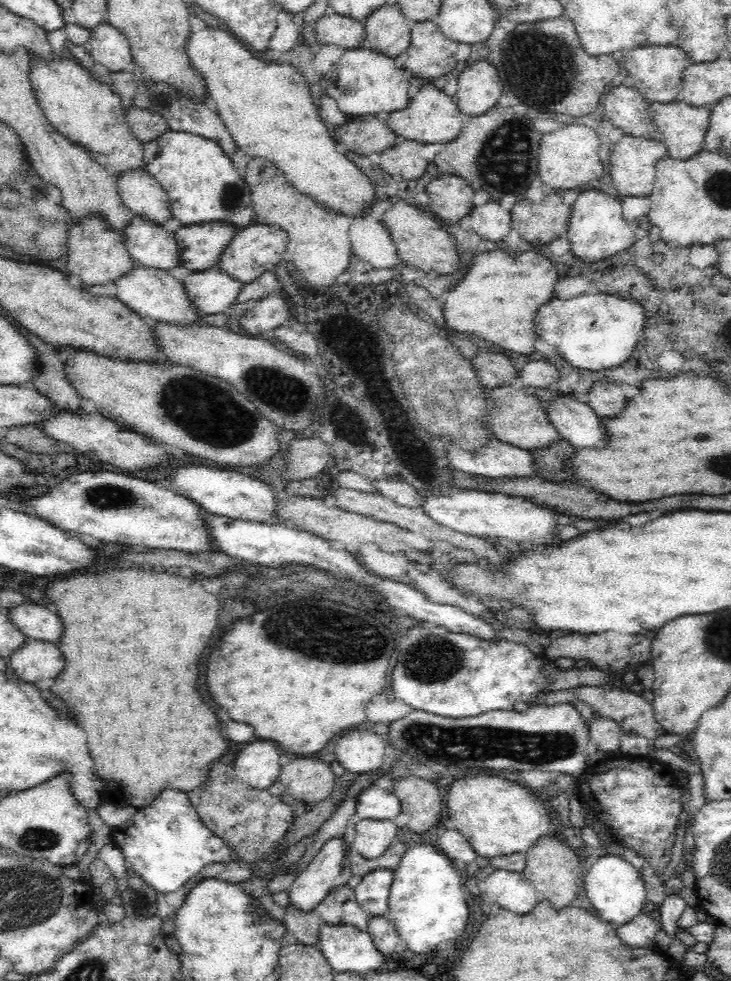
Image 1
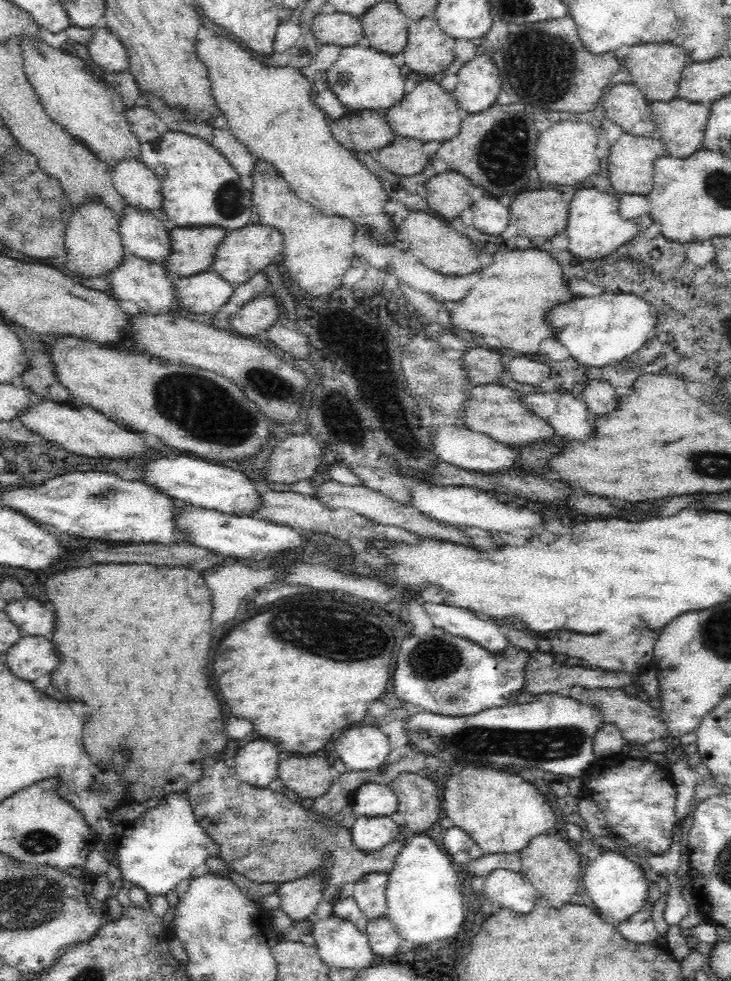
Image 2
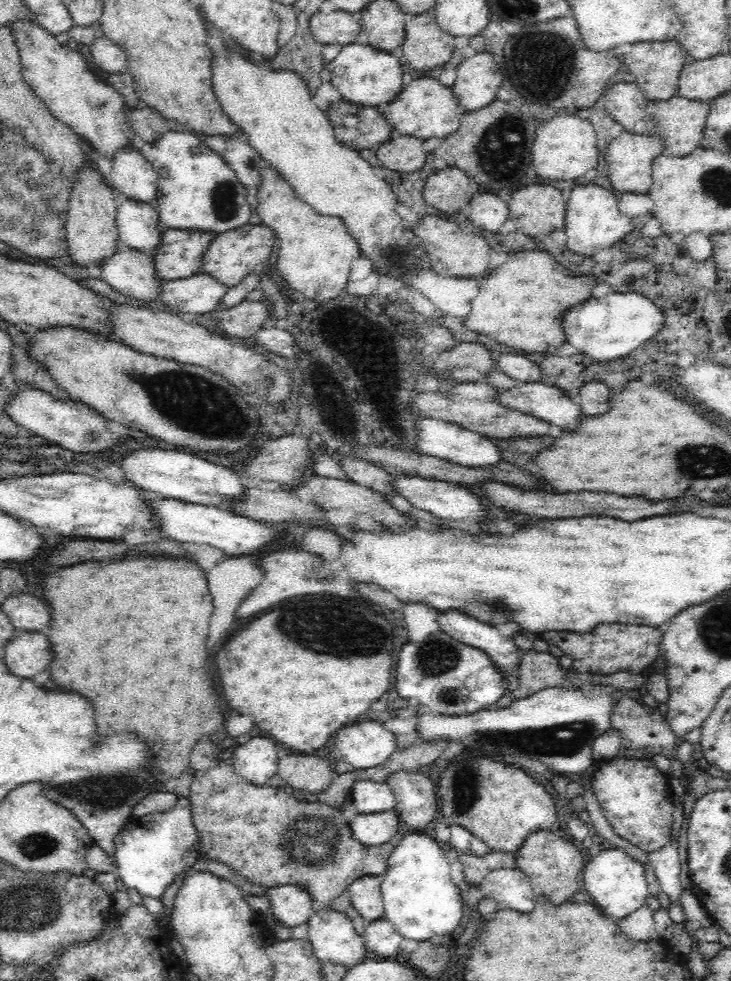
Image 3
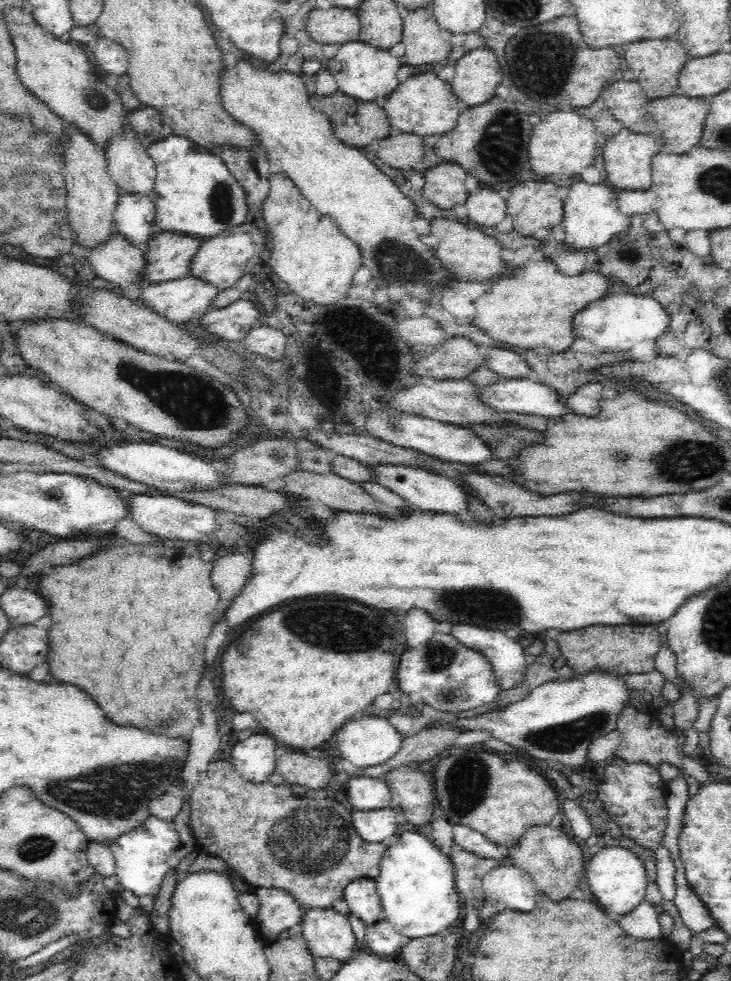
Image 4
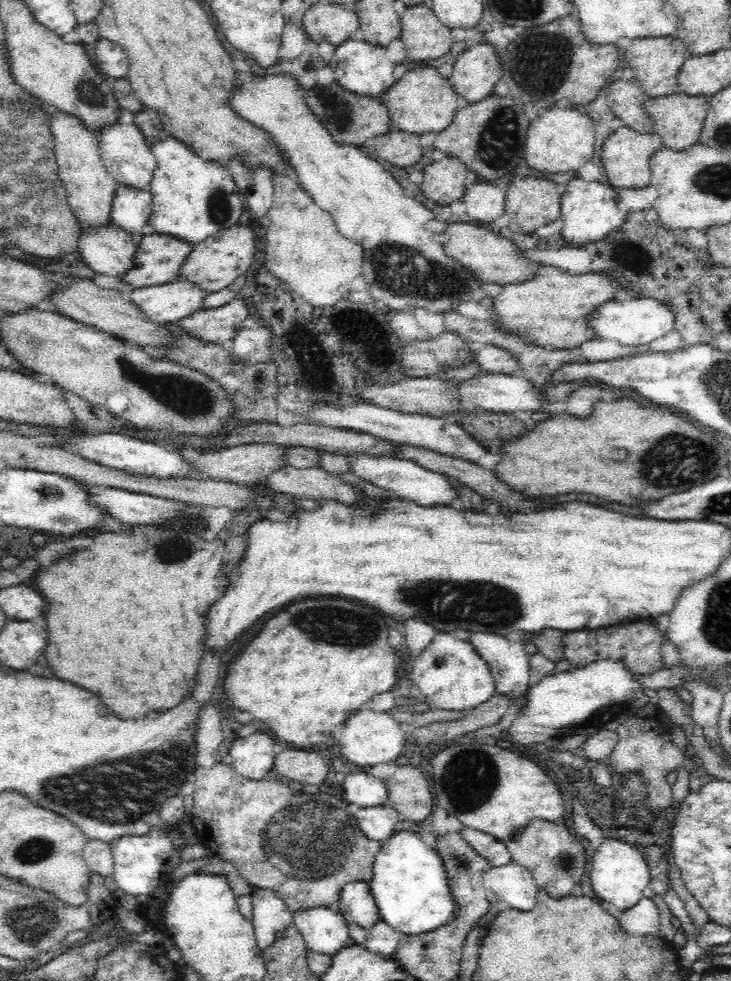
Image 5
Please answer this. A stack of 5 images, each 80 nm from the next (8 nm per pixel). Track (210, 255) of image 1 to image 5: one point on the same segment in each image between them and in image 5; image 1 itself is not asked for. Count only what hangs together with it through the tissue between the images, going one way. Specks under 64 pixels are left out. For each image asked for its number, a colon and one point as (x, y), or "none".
2: (192, 249)
3: (181, 254)
4: (168, 256)
5: (159, 259)

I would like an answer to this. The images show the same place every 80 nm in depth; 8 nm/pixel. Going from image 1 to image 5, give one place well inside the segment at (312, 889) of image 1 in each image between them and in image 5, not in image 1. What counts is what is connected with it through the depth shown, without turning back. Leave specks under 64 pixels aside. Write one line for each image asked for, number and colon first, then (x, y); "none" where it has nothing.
2: (299, 898)
3: (291, 904)
4: (278, 911)
5: (270, 914)

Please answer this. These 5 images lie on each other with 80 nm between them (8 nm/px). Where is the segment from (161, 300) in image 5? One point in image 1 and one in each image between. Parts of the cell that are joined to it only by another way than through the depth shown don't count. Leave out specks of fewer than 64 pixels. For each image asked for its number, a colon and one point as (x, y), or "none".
1: (212, 291)
2: (204, 293)
3: (199, 293)
4: (178, 300)

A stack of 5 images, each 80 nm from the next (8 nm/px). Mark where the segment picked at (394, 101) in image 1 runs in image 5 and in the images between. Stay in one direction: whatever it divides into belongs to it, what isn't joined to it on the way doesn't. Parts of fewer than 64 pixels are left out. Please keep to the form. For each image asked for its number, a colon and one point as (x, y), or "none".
2: (362, 78)
3: (362, 75)
4: (365, 73)
5: (363, 69)

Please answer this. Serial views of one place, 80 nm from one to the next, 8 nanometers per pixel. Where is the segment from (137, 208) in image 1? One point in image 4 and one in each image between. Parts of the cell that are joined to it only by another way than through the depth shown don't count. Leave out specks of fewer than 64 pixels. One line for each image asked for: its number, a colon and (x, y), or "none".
2: (139, 187)
3: (133, 177)
4: (131, 168)

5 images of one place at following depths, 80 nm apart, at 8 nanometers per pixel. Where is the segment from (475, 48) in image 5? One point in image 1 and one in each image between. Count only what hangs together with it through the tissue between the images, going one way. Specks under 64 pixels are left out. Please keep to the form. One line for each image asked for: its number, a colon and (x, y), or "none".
1: (478, 88)
2: (479, 85)
3: (478, 79)
4: (477, 74)

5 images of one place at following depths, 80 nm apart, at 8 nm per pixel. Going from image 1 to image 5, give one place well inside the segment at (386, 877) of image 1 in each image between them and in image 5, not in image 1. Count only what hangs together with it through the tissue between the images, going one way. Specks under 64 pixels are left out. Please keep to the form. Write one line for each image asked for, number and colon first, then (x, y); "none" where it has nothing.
2: (369, 892)
3: (365, 893)
4: (361, 895)
5: (357, 905)

